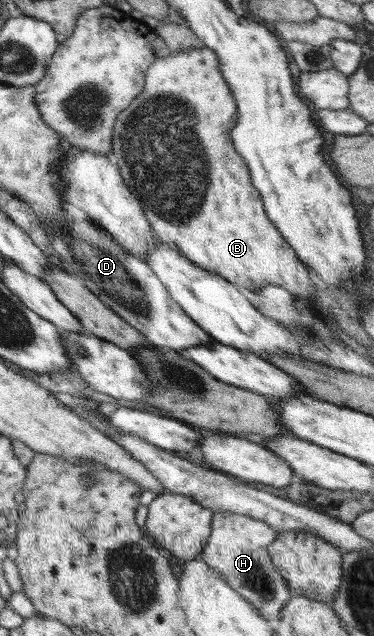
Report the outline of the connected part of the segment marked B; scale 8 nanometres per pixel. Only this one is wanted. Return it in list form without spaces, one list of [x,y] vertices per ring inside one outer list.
[[[203,47],[202,49],[185,49],[178,51],[174,56],[156,60],[146,72],[144,91],[136,99],[130,109],[126,109],[122,115],[118,115],[116,125],[114,125],[114,139],[112,139],[112,151],[109,154],[112,161],[119,167],[120,175],[126,187],[133,192],[134,198],[141,204],[147,220],[150,222],[154,235],[162,243],[173,245],[182,252],[184,257],[199,265],[202,269],[215,273],[226,279],[235,286],[238,285],[242,291],[257,291],[267,285],[279,285],[285,287],[296,299],[314,301],[315,285],[308,276],[308,272],[303,262],[299,260],[297,253],[290,247],[290,244],[282,237],[278,228],[270,221],[263,208],[263,202],[259,191],[251,182],[248,166],[242,156],[235,150],[232,143],[231,131],[237,122],[237,105],[233,98],[231,89],[220,71],[220,62],[214,51]]]

